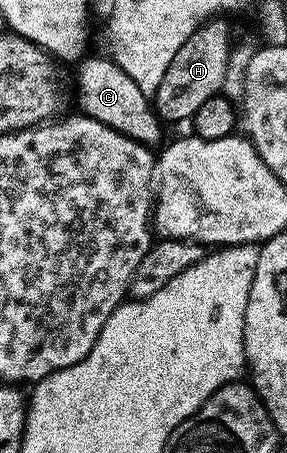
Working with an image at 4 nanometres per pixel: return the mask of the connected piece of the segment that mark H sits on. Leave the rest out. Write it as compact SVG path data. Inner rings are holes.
M223 17L207 20L196 29L193 37L189 37L189 41L185 41L185 45L181 45L181 49L177 49L177 57L173 57L169 69L165 69L165 77L161 77L161 85L158 86L153 96L153 106L160 120L166 121L168 124L170 124L169 122L179 123L182 119L183 122L190 121L197 113L197 109L201 109L201 104L204 101L209 101L209 97L220 94L233 46L231 31L227 28L225 20L226 18Z

